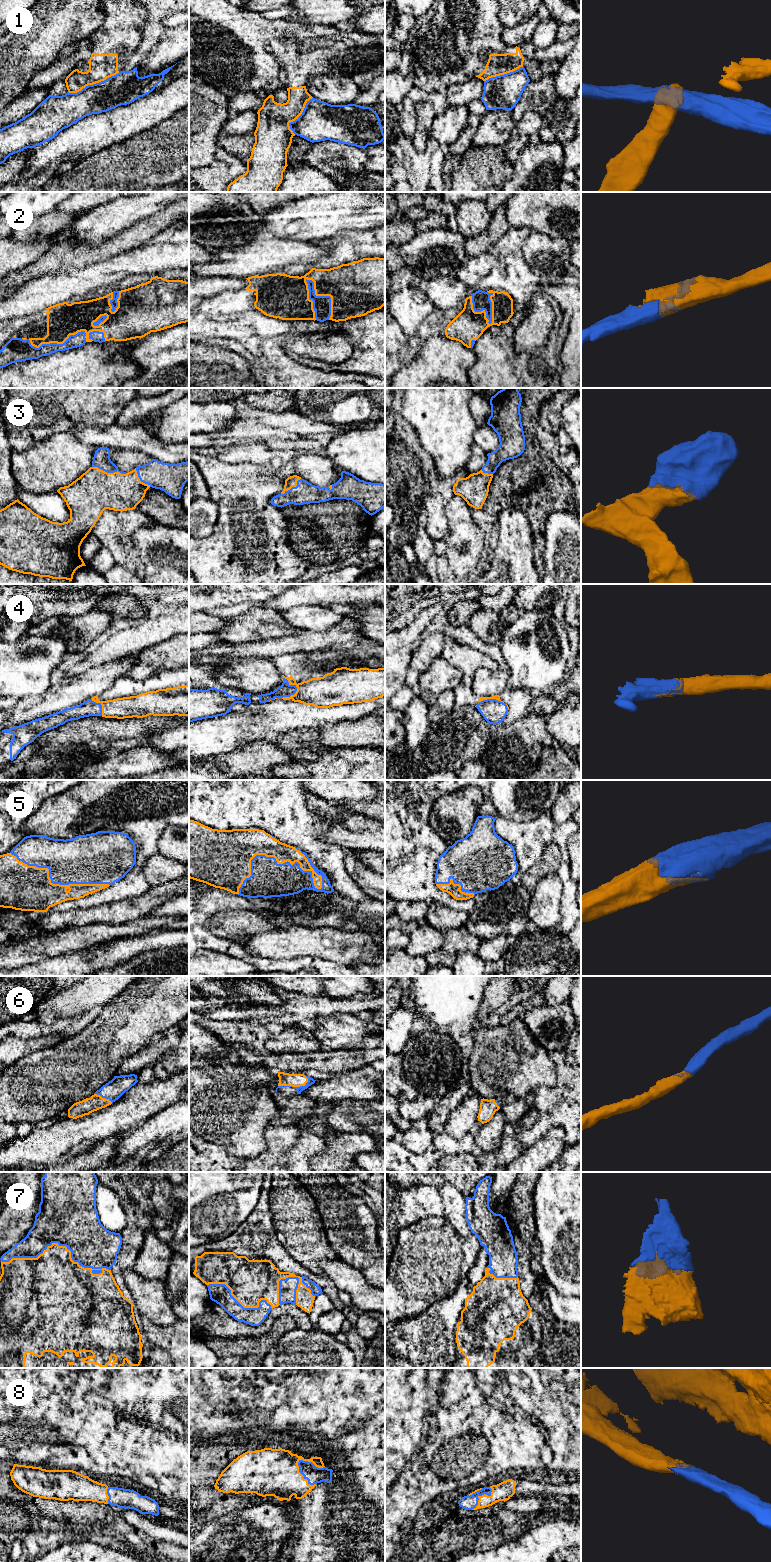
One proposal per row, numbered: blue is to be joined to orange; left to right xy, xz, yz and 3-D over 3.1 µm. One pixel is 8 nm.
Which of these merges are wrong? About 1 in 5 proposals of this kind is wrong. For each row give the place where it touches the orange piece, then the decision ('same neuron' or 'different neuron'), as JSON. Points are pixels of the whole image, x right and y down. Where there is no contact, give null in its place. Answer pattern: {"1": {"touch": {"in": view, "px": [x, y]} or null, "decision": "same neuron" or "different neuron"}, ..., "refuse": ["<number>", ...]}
{"1": {"touch": {"in": "xy", "px": [93, 83]}, "decision": "different neuron"}, "2": {"touch": {"in": "xz", "px": [324, 295]}, "decision": "same neuron"}, "3": {"touch": {"in": "xy", "px": [109, 473]}, "decision": "same neuron"}, "4": {"touch": {"in": "xz", "px": [297, 690]}, "decision": "same neuron"}, "5": {"touch": {"in": "xz", "px": [270, 856]}, "decision": "same neuron"}, "6": {"touch": {"in": "xz", "px": [302, 1085]}, "decision": "same neuron"}, "7": {"touch": {"in": "xy", "px": [58, 1245]}, "decision": "same neuron"}, "8": {"touch": {"in": "xz", "px": [311, 1461]}, "decision": "same neuron"}, "refuse": ["1"]}

